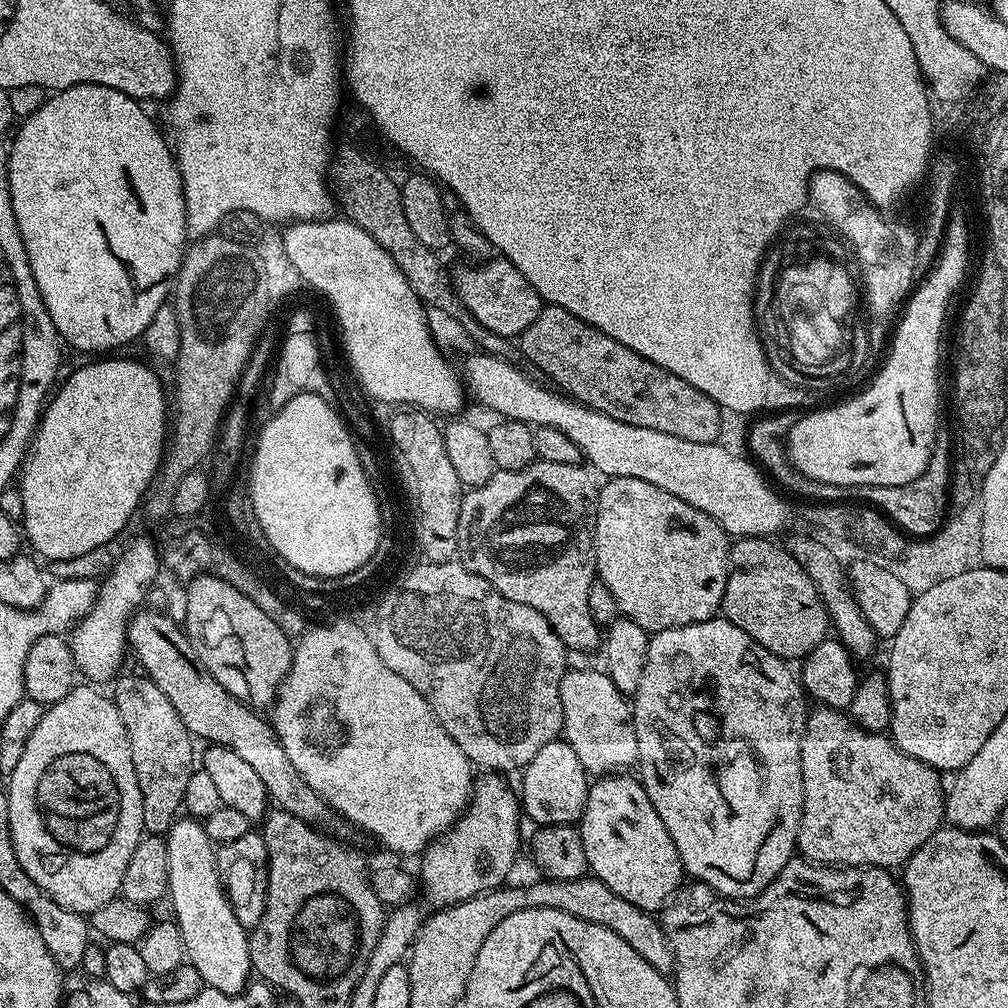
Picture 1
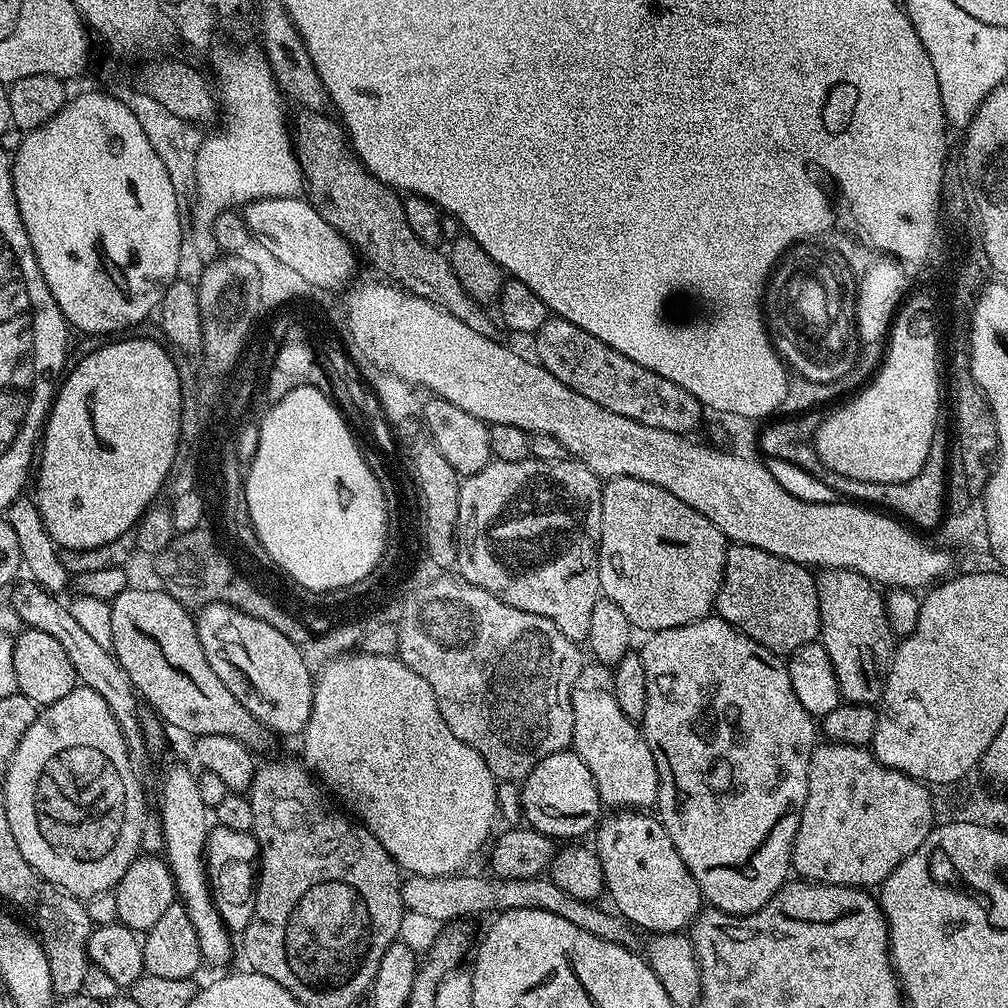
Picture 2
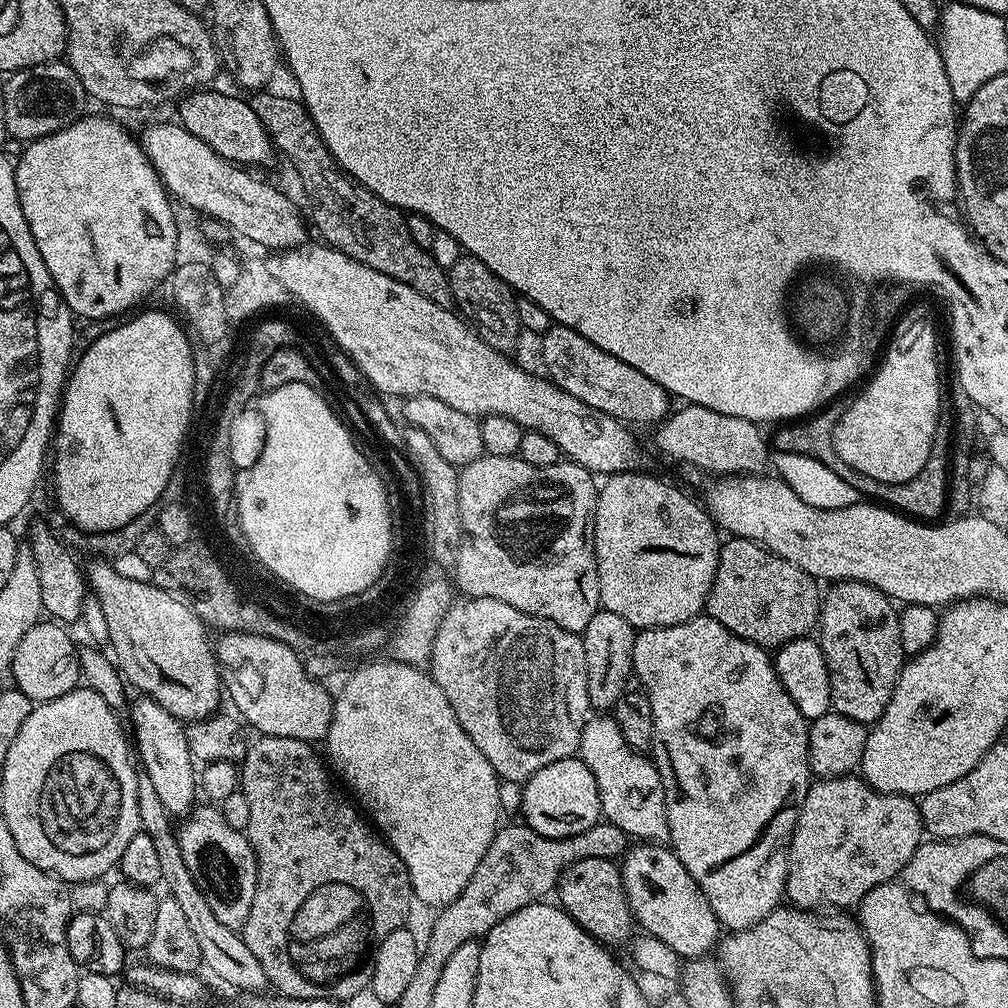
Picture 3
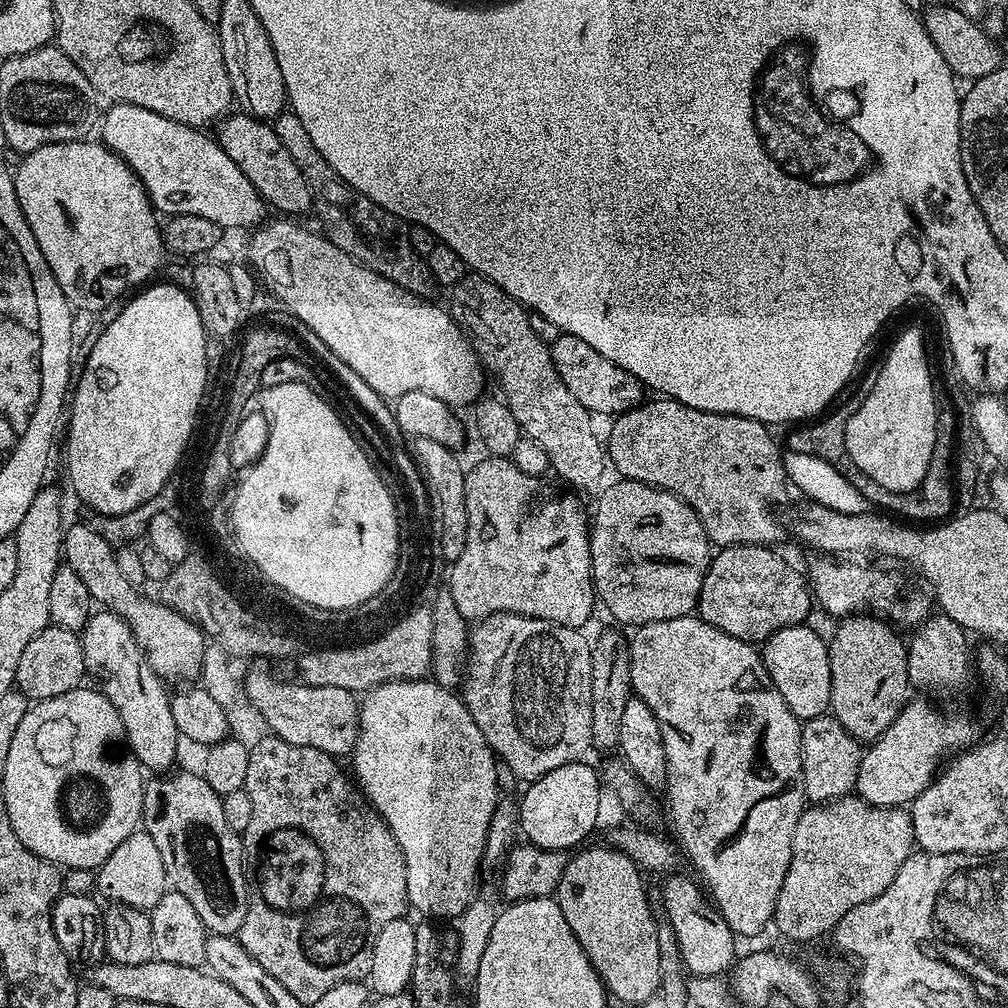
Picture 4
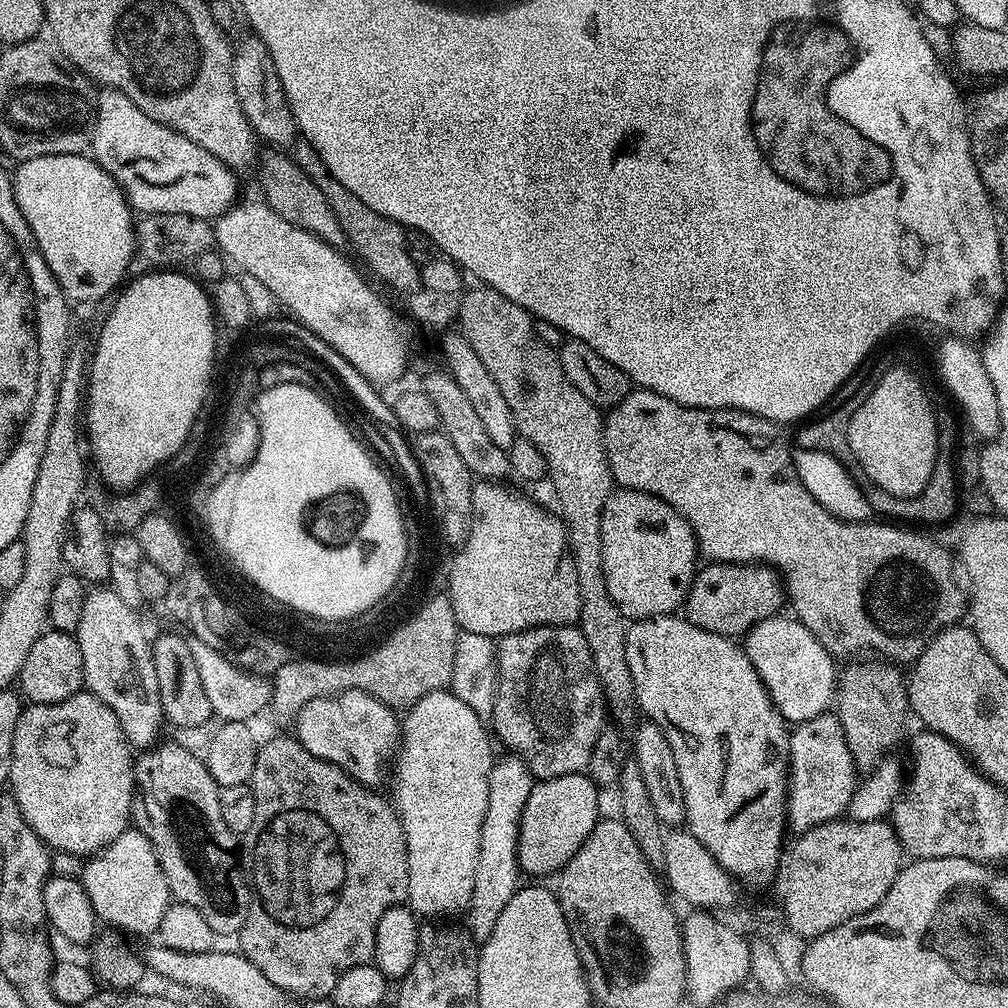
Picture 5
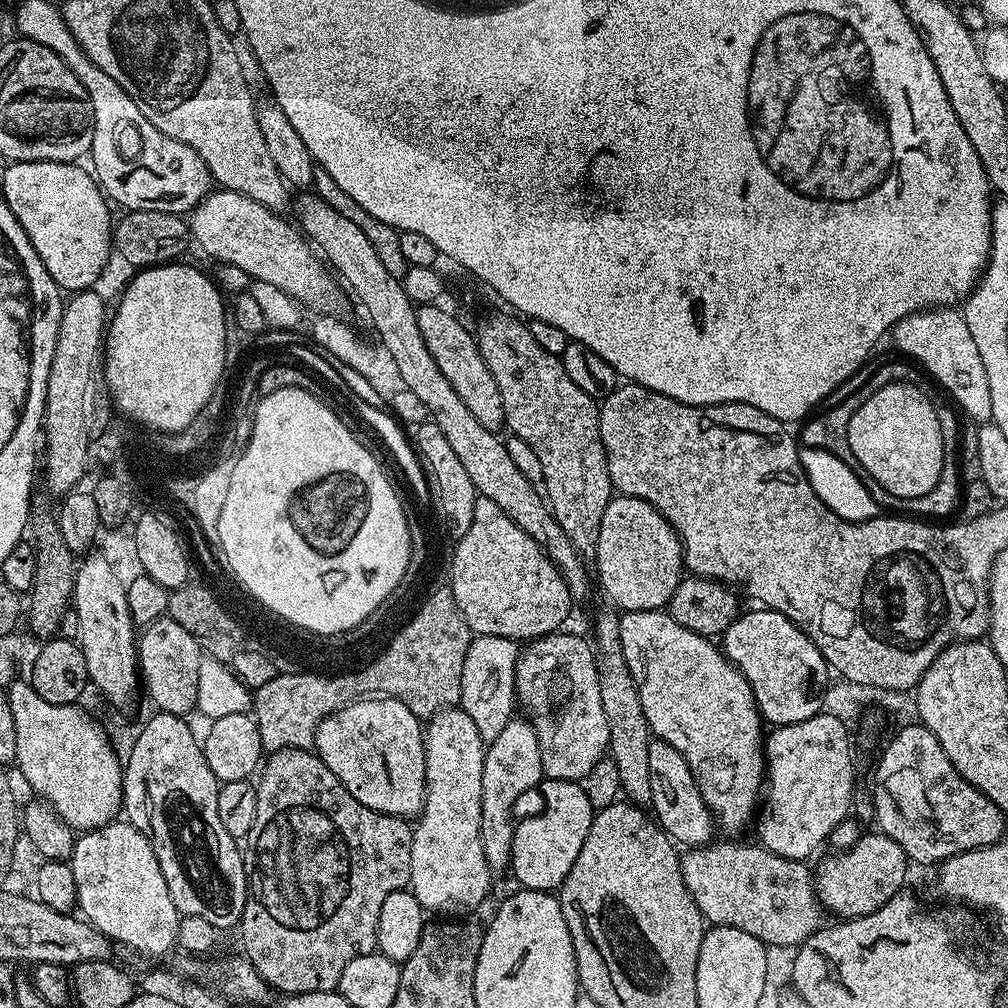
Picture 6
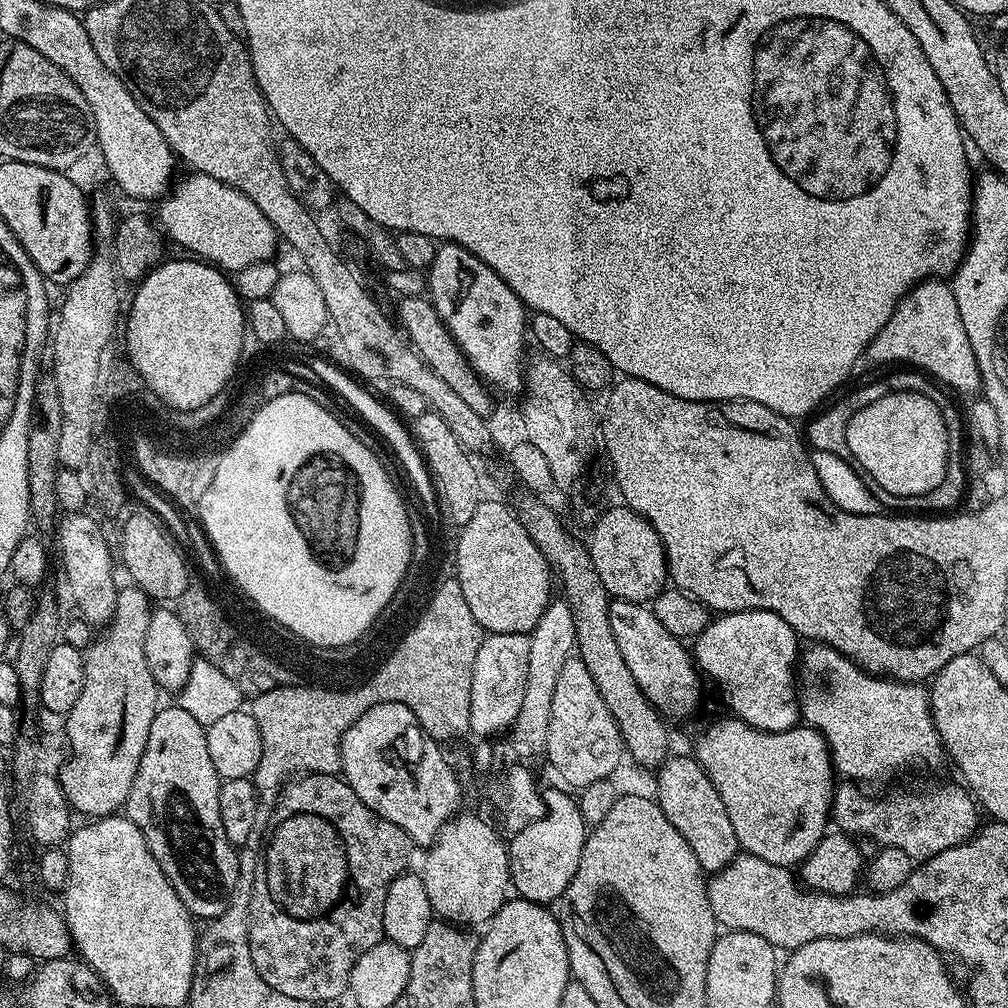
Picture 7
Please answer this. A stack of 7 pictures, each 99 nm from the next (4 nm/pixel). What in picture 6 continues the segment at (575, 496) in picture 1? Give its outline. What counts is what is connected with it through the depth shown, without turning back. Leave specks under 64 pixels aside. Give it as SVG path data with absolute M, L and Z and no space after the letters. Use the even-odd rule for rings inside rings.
M483 498L477 499L474 506L474 522L470 522L470 530L466 530L466 534L462 534L461 540L457 542L451 566L450 585L458 610L469 622L469 629L477 636L497 636L498 638L510 638L517 642L531 642L539 636L549 636L551 632L561 631L565 627L564 619L567 618L568 611L574 607L572 595L570 590L566 590L566 582L562 574L553 564L552 559L538 546L538 542L534 542L534 538L530 538L530 534L523 532L505 512L498 510L494 502Z

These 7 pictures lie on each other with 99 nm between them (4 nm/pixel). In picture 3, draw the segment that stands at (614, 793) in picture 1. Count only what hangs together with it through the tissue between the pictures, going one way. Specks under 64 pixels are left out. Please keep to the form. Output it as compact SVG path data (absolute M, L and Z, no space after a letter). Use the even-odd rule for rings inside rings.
M633 843L622 857L620 873L635 923L639 927L641 924L647 935L666 942L681 958L707 957L717 947L722 925L714 910L710 910L706 894L702 894L671 847L663 843Z

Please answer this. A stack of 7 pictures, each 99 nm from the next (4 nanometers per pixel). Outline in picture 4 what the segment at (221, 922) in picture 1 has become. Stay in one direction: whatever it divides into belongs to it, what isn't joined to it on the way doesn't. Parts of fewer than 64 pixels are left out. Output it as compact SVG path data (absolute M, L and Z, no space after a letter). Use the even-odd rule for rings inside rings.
M93 611L83 626L80 645L85 673L97 680L99 691L116 707L118 718L122 718L126 747L140 761L141 769L152 774L167 773L176 760L176 740L181 739L180 731L174 726L172 696L164 689L165 681L145 658L130 626L118 614Z

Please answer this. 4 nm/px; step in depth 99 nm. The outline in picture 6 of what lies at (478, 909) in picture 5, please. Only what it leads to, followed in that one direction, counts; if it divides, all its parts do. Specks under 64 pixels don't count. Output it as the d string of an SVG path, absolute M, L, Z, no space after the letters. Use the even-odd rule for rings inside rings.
M520 716L513 717L494 742L487 745L483 762L482 817L479 819L479 834L488 867L494 872L502 869L505 871L511 863L513 830L516 825L513 806L516 799L522 792L537 787L543 778L544 767L537 732L531 721Z

